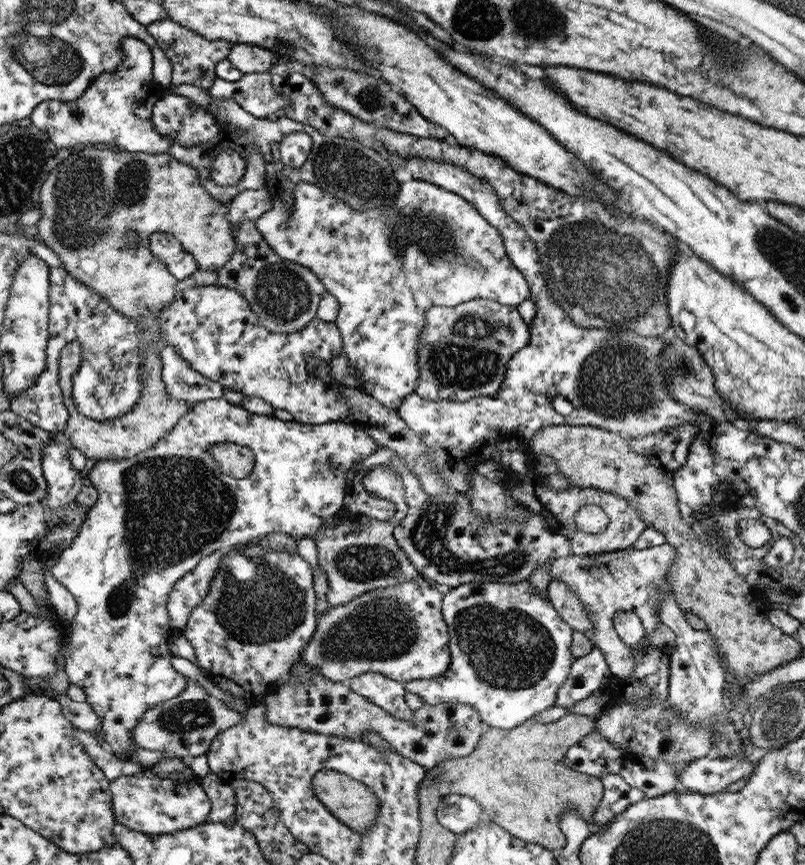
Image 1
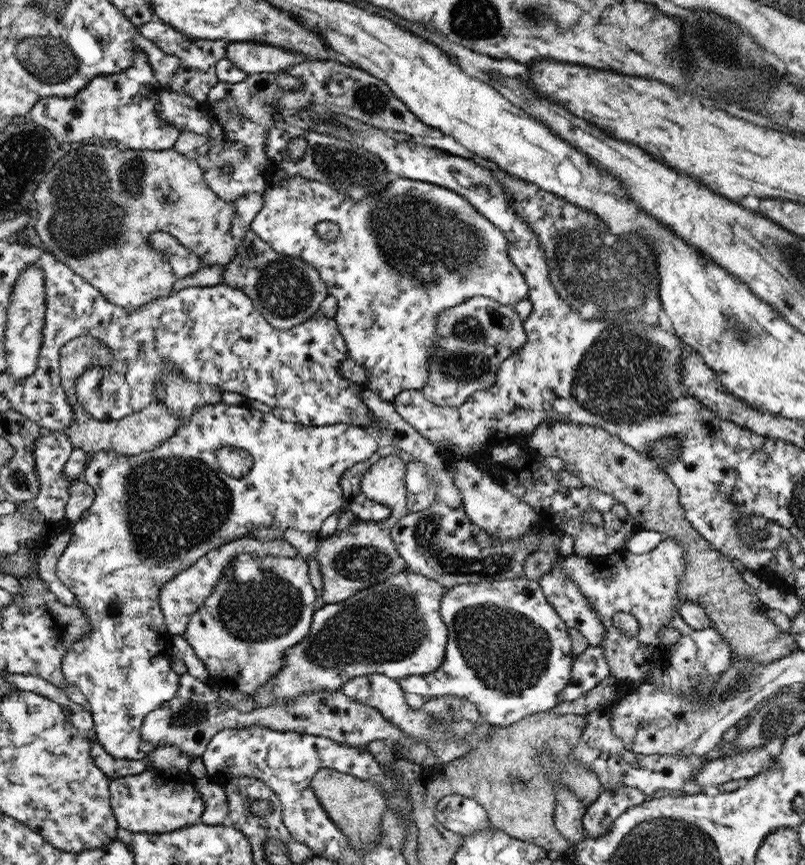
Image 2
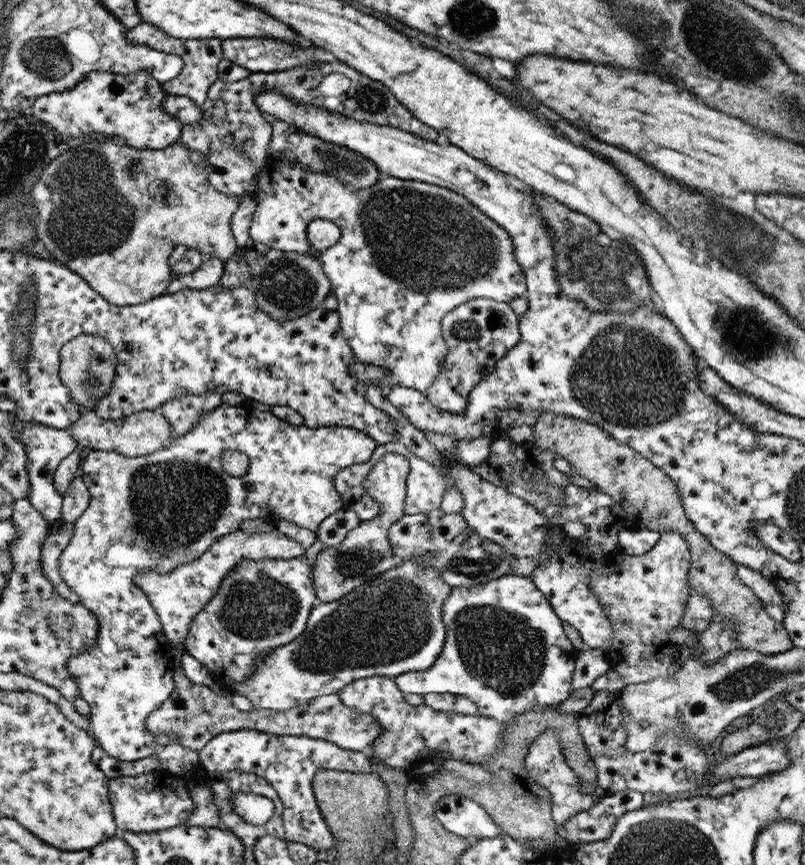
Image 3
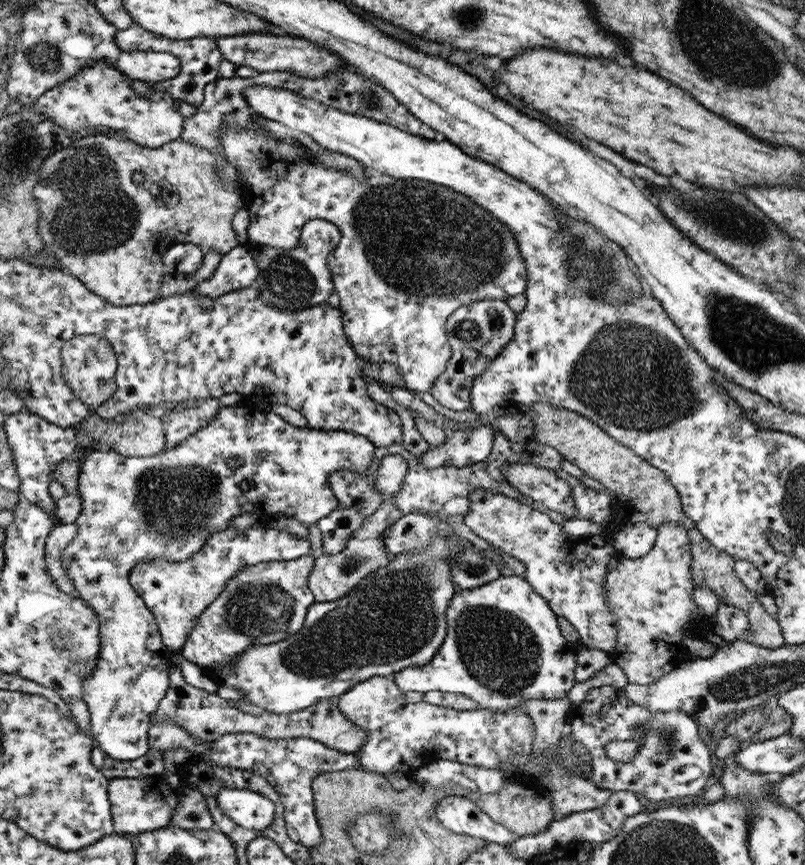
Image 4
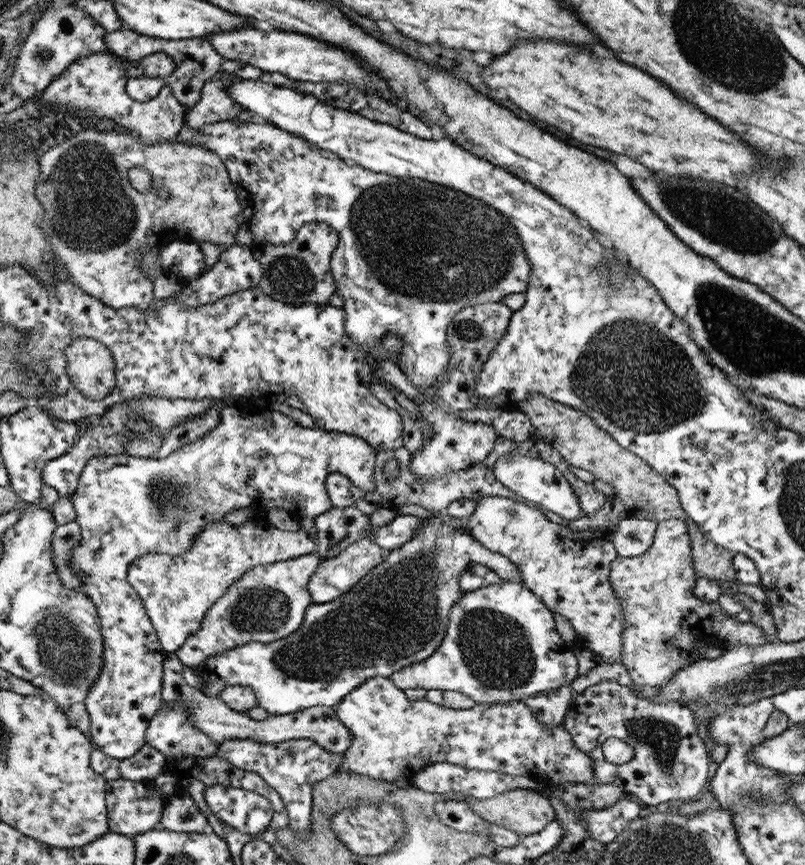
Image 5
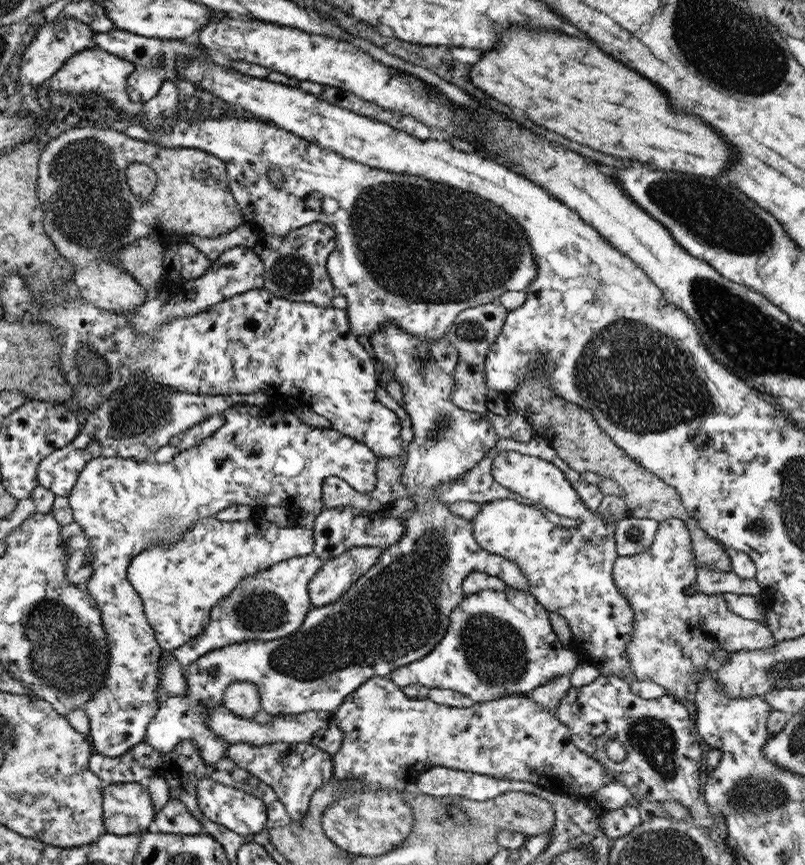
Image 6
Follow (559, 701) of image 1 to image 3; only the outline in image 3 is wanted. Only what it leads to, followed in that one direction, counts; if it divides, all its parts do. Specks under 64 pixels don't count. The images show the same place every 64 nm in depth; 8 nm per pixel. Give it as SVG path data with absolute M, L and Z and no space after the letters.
M583 648L575 656L570 692L587 688L595 678L603 676L609 669L610 662L605 648Z

